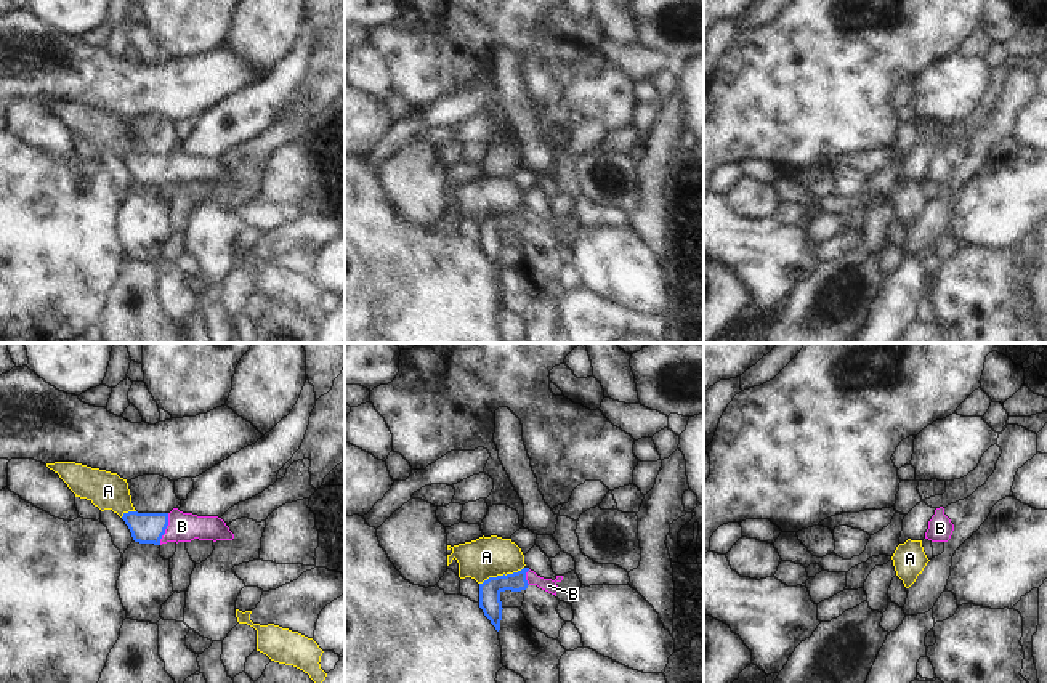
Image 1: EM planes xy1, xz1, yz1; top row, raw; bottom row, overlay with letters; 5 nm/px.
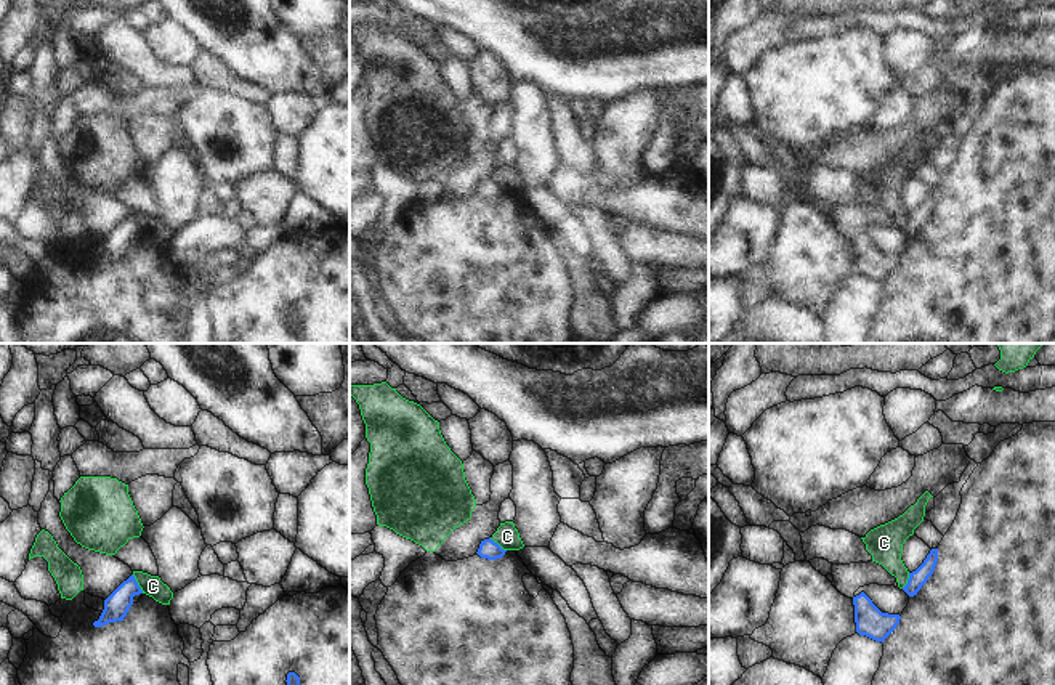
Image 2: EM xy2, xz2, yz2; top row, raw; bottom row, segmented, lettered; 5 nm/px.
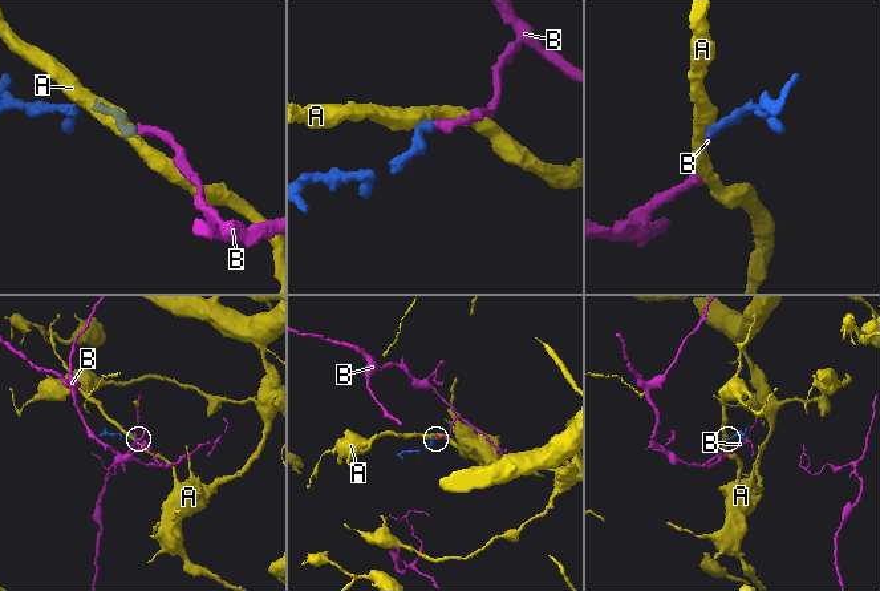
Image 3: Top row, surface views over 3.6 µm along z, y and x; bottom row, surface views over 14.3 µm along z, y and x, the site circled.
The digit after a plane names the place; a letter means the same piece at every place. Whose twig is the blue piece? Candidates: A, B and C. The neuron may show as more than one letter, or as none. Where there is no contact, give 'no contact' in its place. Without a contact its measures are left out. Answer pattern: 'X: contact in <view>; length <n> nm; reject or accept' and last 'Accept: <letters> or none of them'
A: contact in xz1; length 240 nm; reject
B: contact in xy1; length 170 nm; accept
C: contact in xy2; length 110 nm; reject
Accept: B

